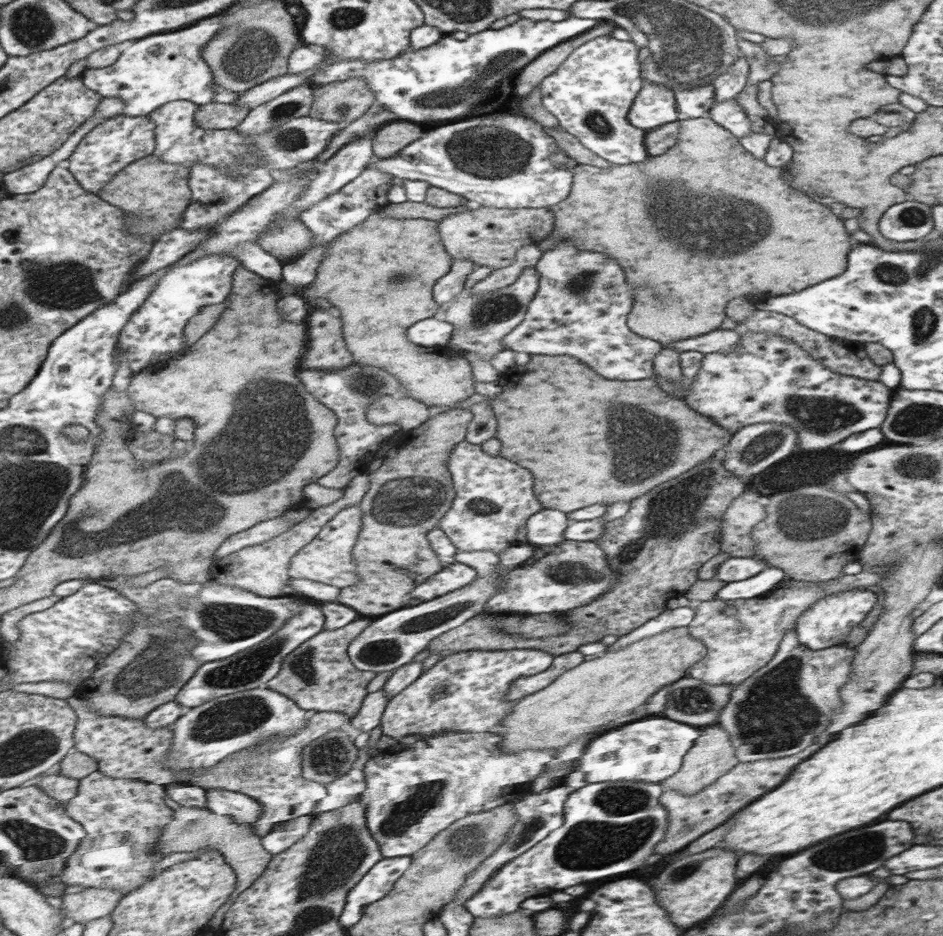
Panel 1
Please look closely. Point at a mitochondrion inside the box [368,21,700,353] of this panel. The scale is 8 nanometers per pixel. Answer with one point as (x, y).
(493, 154)

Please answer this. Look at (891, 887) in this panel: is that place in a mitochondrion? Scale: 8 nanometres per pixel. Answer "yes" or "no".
no

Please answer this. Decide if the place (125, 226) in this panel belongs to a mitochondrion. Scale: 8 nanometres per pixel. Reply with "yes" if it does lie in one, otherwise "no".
no

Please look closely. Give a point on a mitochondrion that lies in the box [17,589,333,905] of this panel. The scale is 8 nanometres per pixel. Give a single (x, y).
(153, 670)

